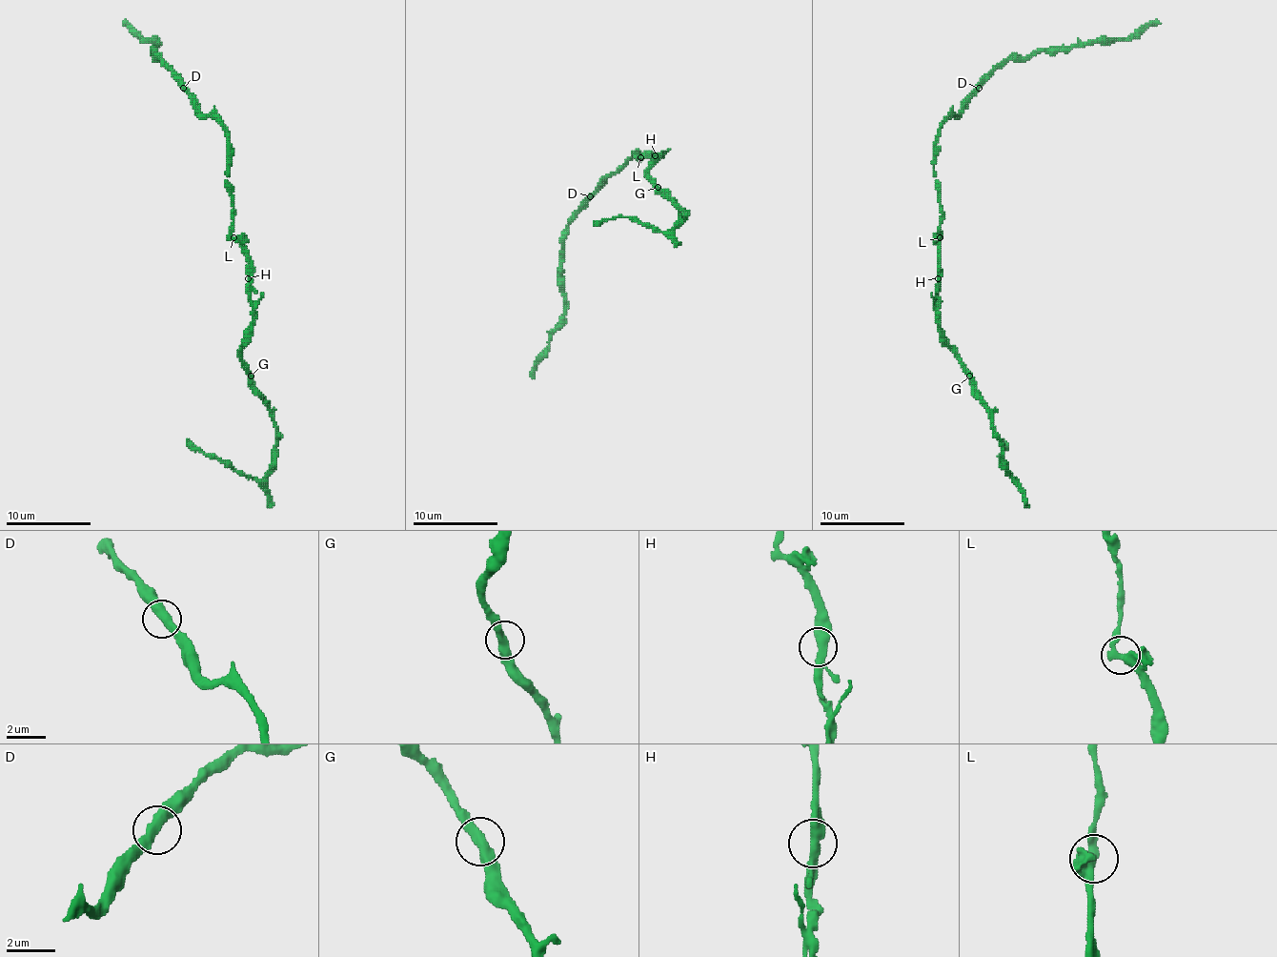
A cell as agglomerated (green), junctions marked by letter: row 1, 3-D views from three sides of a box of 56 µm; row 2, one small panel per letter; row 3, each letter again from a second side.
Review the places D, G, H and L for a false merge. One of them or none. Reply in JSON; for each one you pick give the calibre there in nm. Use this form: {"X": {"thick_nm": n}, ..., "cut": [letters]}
{"cut": []}

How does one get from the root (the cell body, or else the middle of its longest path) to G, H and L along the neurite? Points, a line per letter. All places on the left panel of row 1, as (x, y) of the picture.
G: (232, 225), (232, 235), (240, 244), (248, 263), (253, 331), (251, 341), (242, 350), (242, 363), (251, 376)
H: (232, 225), (232, 235), (240, 244), (248, 263), (248, 278)
L: (232, 225), (233, 237)

